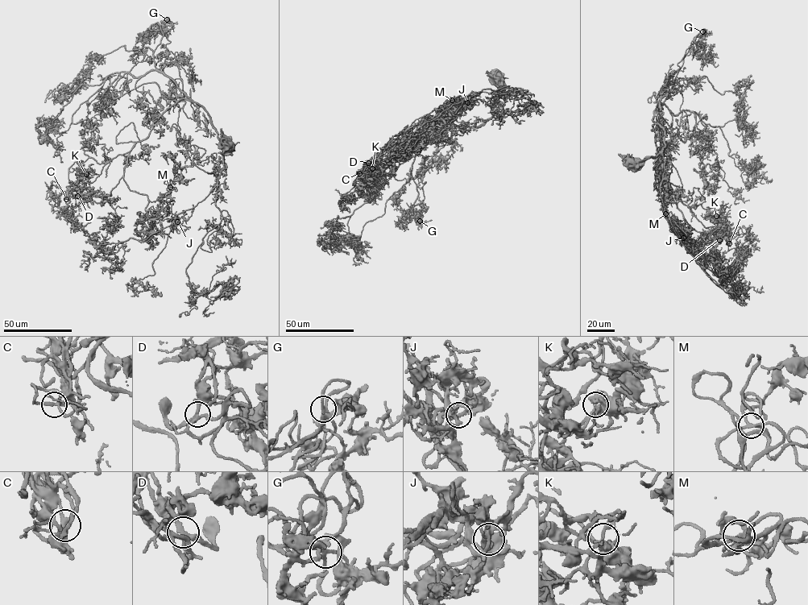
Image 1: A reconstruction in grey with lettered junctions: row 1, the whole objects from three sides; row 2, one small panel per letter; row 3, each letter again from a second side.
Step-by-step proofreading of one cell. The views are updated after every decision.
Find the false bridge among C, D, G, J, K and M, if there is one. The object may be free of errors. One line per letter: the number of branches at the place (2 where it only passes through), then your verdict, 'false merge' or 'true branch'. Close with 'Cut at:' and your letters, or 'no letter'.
C: 4 branches meet; true branch
D: 4 branches meet; true branch
G: 4 branches meet; true branch
J: 4 branches meet; true branch
K: 4 branches meet; true branch
M: 4 branches meet; true branch
Cut at: no letter

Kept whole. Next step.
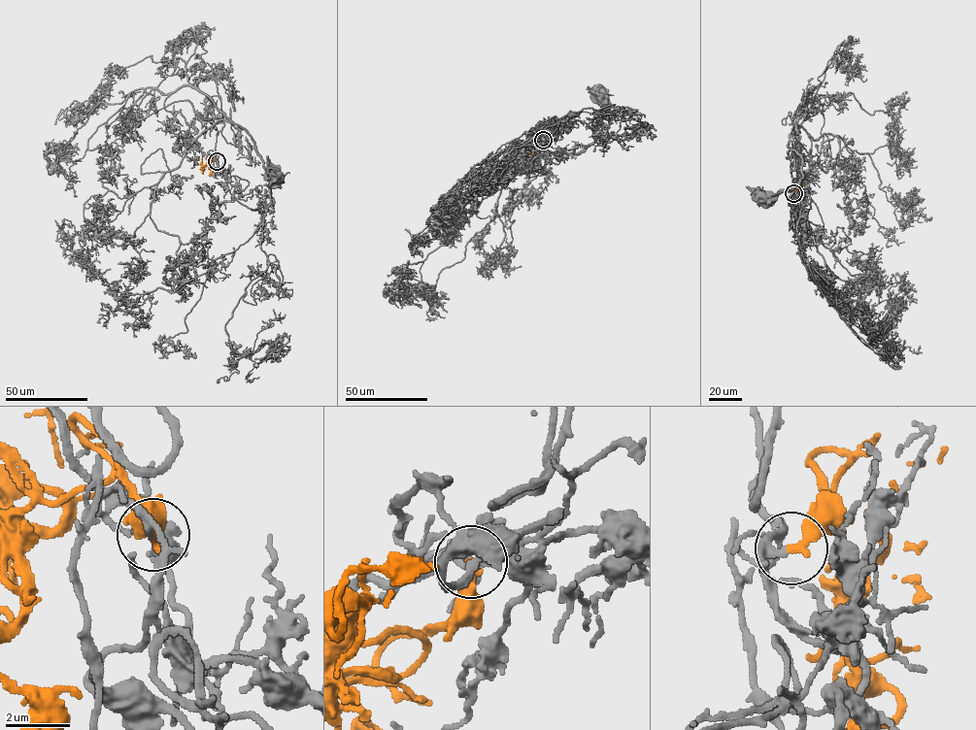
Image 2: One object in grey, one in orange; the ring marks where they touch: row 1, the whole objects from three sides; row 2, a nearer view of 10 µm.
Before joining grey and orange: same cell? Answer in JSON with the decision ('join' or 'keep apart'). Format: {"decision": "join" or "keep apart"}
{"decision": "join"}

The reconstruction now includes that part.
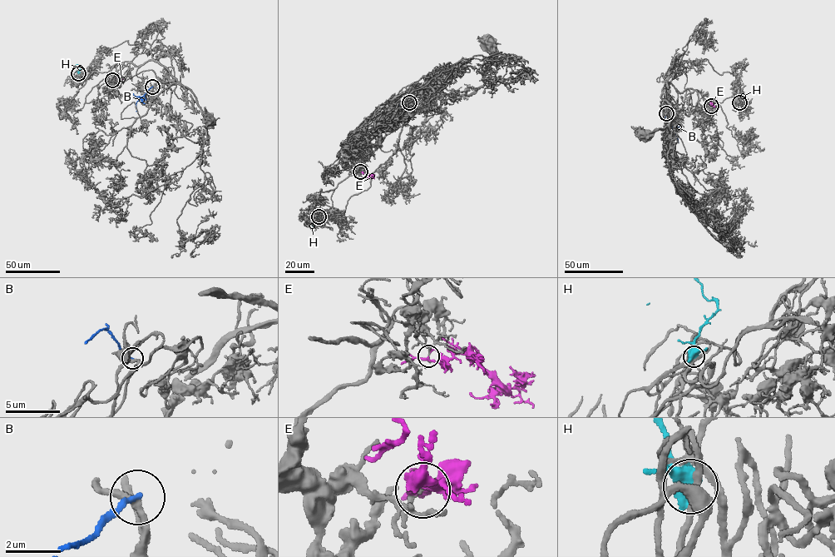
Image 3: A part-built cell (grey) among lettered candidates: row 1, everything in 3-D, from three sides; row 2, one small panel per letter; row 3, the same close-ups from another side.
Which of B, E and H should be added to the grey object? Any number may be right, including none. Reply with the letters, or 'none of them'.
none of them

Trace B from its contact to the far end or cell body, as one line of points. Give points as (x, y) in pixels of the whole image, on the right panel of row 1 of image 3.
B: (666, 114), (664, 118), (673, 127), (678, 143)

